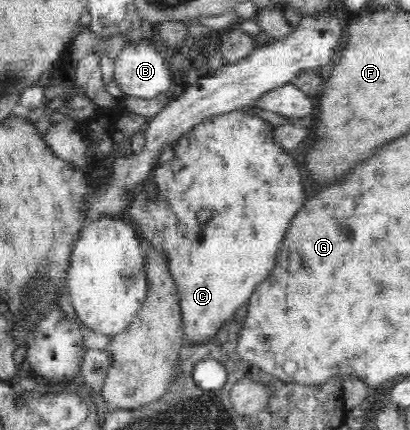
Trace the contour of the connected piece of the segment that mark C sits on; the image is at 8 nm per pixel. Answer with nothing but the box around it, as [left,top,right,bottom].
[124,110,304,348]

